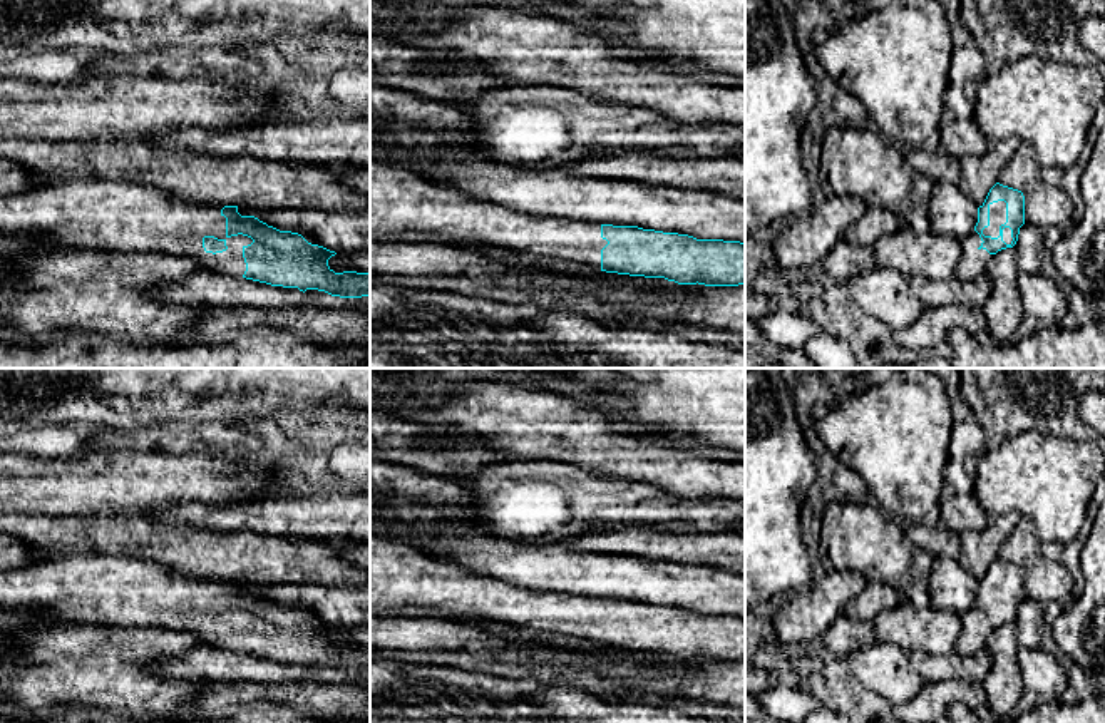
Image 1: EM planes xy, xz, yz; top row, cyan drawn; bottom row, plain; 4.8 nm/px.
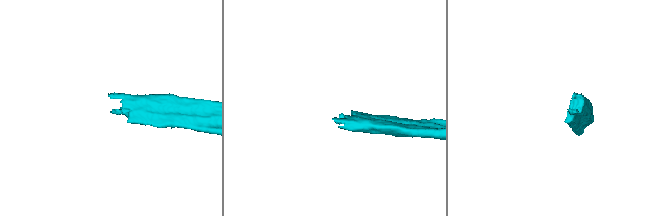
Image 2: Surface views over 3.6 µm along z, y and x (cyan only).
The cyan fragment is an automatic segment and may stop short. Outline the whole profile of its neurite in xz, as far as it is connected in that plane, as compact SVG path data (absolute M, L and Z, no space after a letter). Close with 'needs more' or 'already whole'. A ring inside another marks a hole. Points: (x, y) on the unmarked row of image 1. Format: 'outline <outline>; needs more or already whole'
outline M370 534L370 614L429 609L678 659L745 659L745 619L521 587Z; needs more

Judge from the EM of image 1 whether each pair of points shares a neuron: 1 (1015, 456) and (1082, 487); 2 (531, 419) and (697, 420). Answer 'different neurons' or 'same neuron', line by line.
1: same neuron
2: different neurons

